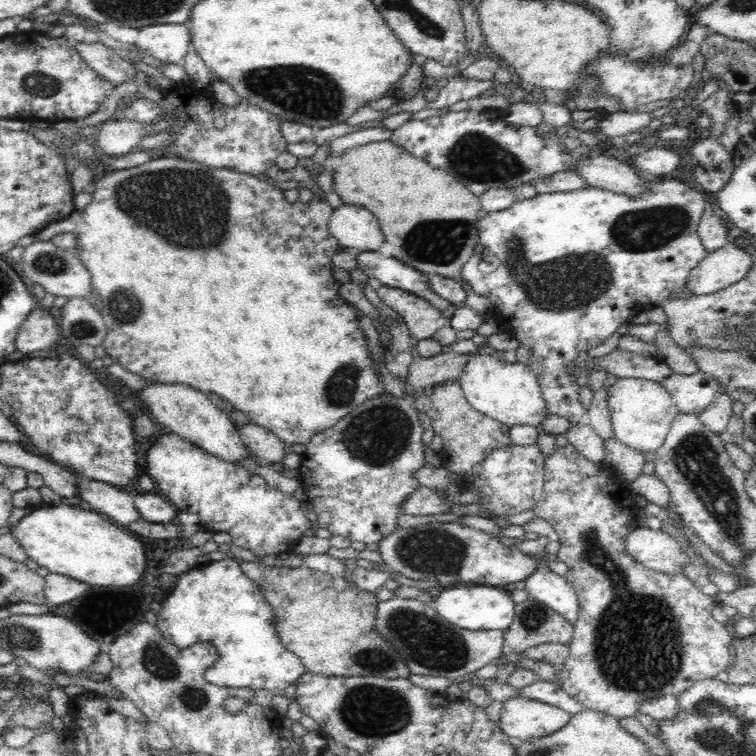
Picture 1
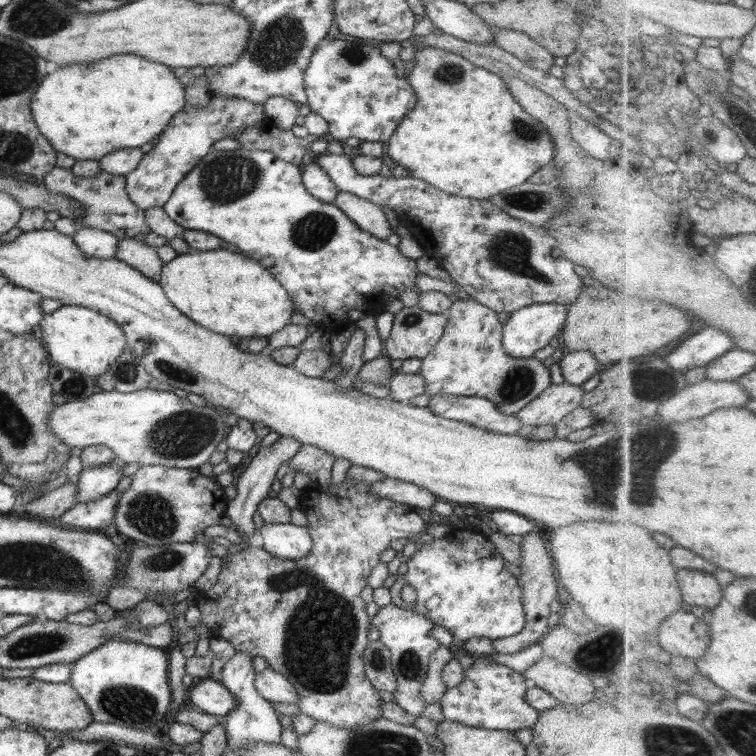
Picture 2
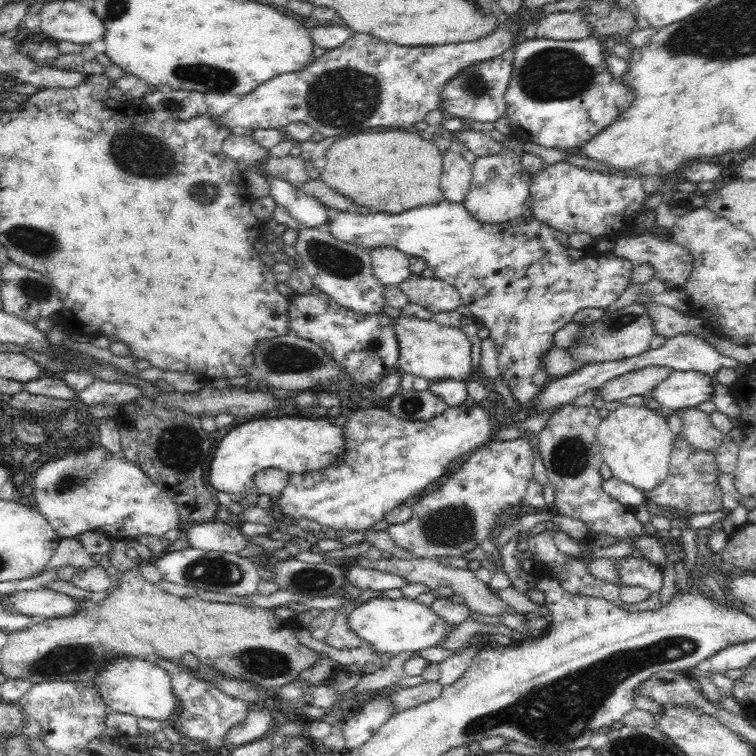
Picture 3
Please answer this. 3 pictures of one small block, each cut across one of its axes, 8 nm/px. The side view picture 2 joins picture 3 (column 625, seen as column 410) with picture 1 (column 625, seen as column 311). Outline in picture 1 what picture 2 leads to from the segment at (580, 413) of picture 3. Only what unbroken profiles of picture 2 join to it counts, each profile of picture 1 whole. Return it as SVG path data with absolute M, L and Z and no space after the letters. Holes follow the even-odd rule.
M572 443L564 447L556 446L553 454L545 458L544 466L544 488L540 500L533 508L535 516L548 521L554 527L560 543L559 550L555 558L567 565L568 571L565 574L566 580L574 587L578 595L579 612L576 622L573 624L573 637L569 644L569 655L565 663L561 666L561 688L565 690L574 700L578 700L586 710L598 711L605 715L620 718L634 717L639 712L640 701L652 700L659 696L678 696L685 688L691 687L695 682L701 680L712 680L722 670L727 670L734 660L734 650L732 642L736 638L729 624L720 623L712 617L712 610L718 604L715 596L702 593L694 581L690 581L684 573L676 573L676 576L664 576L658 571L646 568L643 564L636 562L623 547L623 538L636 526L637 508L634 496L630 493L628 484L615 476L613 470L607 467L604 462L594 464L591 460L584 458L572 446Z

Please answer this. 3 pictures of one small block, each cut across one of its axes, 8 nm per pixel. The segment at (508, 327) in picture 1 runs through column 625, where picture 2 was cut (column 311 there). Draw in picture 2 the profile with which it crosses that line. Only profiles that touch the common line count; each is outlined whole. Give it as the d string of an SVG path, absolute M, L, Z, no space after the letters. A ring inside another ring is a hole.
M212 149L208 154L198 161L198 164L194 166L186 174L186 178L182 180L180 184L176 185L172 196L166 201L163 206L164 212L184 229L190 230L204 230L204 232L210 232L211 235L222 238L224 242L230 242L230 244L236 244L240 248L242 254L262 262L262 266L266 266L276 278L283 288L286 288L294 309L299 310L312 325L320 328L324 331L335 333L338 330L342 330L345 326L352 324L349 318L349 312L351 310L359 310L364 313L376 313L371 308L372 303L379 302L386 304L388 300L396 300L400 296L400 292L404 292L406 289L415 290L417 277L421 274L417 270L417 263L414 260L410 260L400 253L397 247L388 244L386 239L379 239L376 236L368 234L366 231L362 231L360 227L351 219L346 216L346 213L338 208L333 202L322 202L318 198L312 196L305 188L302 182L302 170L301 165L295 165L285 160L280 160L274 153L262 150L246 150L246 149L234 149L234 150L217 150Z

